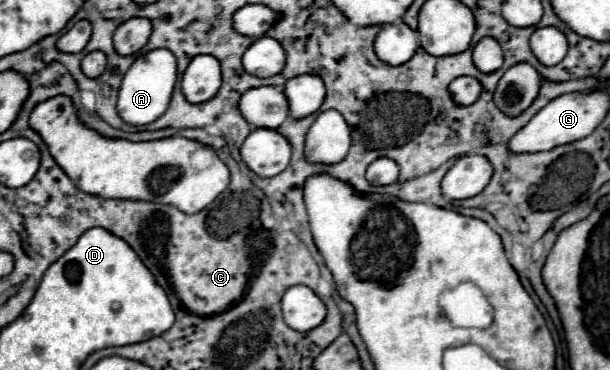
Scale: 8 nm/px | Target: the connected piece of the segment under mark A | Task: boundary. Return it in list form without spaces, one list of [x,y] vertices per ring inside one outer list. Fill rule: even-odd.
[[[156,48],[150,50],[142,56],[138,56],[134,60],[134,64],[130,66],[130,70],[126,72],[120,92],[118,92],[118,114],[124,122],[134,124],[134,126],[142,126],[142,124],[150,124],[156,118],[160,118],[168,104],[170,104],[170,96],[176,84],[176,58],[170,50],[166,48]]]

